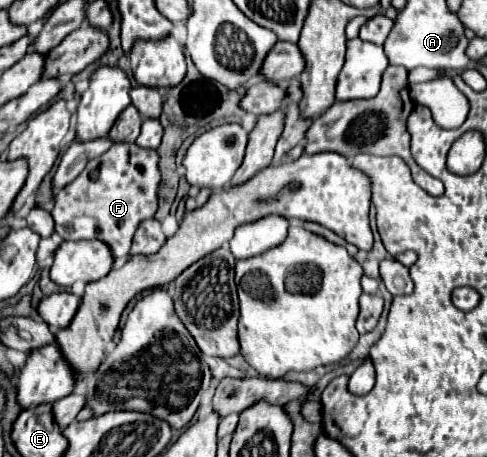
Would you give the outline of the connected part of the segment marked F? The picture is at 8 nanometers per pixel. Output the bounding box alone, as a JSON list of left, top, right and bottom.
[51,143,161,259]

